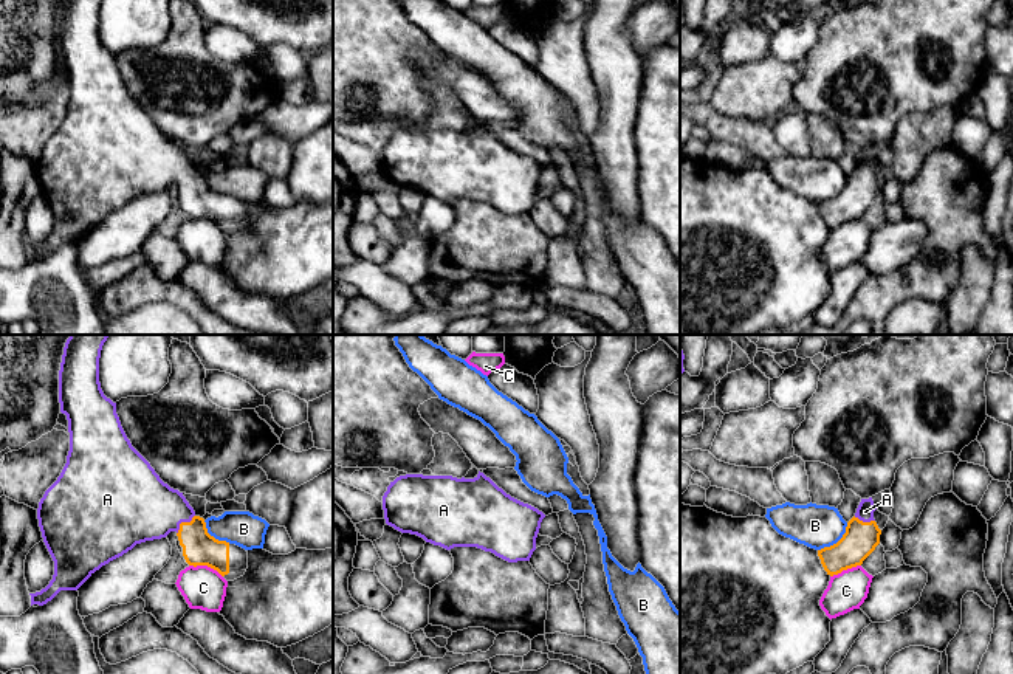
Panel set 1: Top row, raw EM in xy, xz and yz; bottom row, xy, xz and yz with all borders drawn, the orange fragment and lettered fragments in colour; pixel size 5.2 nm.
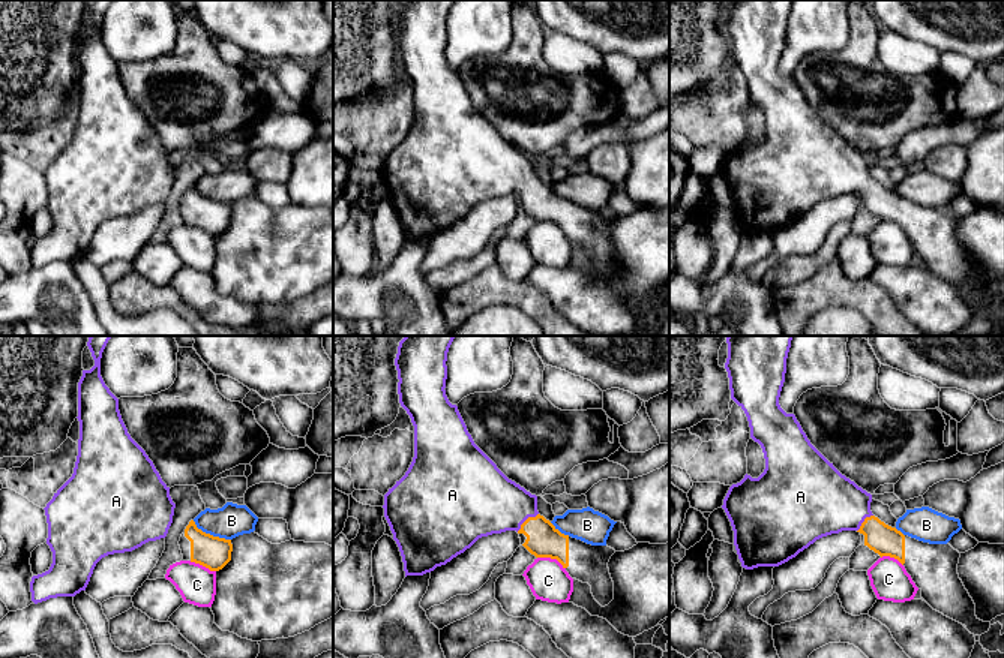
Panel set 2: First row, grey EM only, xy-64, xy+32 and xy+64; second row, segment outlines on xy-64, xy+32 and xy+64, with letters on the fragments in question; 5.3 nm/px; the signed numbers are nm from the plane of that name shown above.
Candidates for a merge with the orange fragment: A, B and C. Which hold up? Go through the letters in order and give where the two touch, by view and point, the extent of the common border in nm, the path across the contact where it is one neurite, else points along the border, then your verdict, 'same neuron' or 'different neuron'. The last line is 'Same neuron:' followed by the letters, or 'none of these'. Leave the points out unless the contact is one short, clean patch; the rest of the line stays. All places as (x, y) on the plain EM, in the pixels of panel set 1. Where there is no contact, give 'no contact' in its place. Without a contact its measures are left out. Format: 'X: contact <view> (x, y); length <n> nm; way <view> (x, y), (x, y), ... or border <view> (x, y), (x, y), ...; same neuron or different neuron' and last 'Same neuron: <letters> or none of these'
A: contact xy (183, 175); length 140 nm; way xy (199, 200), (192, 185), (183, 175), (168, 163), (138, 158); same neuron
B: contact yz (838, 194); length 220 nm; border yz (848, 175), (846, 185), (835, 196), (818, 203); different neuron
C: contact xy (206, 217); length 190 nm; border xy (189, 217), (209, 219), (222, 230); different neuron
Same neuron: A

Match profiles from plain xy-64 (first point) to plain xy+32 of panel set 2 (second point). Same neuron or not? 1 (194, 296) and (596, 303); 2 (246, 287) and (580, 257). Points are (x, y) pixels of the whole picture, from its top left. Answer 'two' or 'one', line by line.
1: one
2: one

